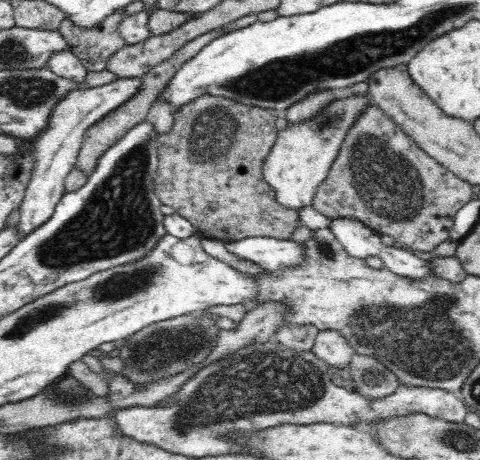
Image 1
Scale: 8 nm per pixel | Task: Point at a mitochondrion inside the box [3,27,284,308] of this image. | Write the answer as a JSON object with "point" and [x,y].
{"point":[119,217]}

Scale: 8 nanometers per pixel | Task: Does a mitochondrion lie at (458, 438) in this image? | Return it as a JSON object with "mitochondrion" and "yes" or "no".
{"mitochondrion":"yes"}

